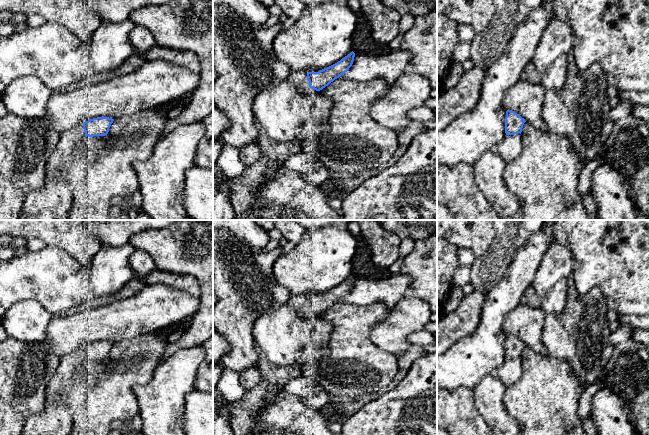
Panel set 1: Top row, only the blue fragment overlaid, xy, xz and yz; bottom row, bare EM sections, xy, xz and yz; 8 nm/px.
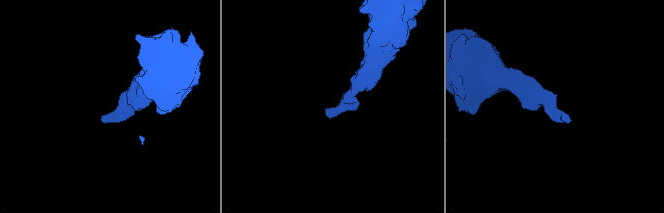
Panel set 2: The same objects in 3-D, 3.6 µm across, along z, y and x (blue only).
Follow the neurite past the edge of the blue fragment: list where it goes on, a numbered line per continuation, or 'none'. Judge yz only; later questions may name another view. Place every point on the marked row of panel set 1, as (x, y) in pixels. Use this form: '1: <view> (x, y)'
none

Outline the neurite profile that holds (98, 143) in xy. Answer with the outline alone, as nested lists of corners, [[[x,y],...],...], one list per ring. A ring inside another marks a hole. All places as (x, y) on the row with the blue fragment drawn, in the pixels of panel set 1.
[[[85,136],[80,142],[76,144],[73,149],[72,158],[76,157],[80,151],[88,151],[90,148],[97,152],[106,152],[110,150],[108,136]]]

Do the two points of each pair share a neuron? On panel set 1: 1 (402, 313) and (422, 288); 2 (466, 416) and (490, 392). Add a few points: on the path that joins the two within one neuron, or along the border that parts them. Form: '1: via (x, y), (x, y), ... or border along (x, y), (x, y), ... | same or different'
1: border along (405, 296), (413, 296), (422, 299), (426, 303) | different
2: border along (471, 389), (475, 409), (487, 424) | different

